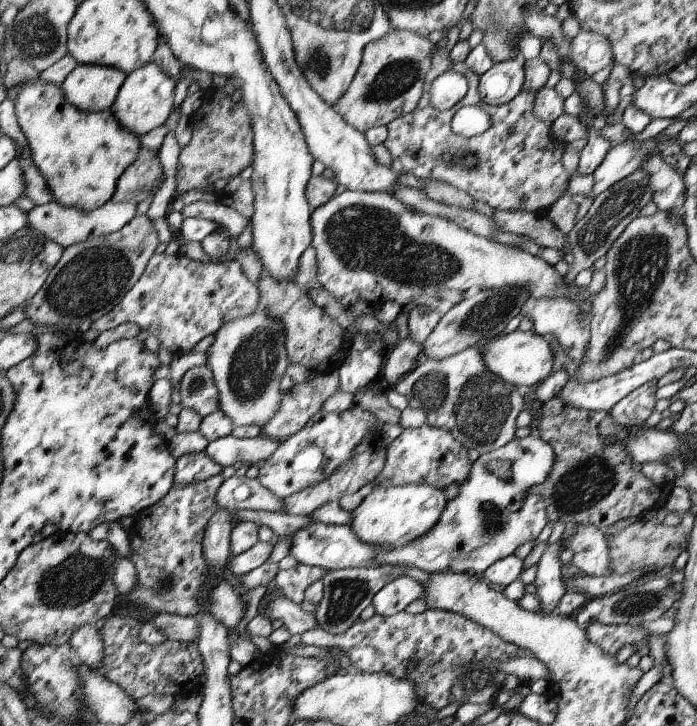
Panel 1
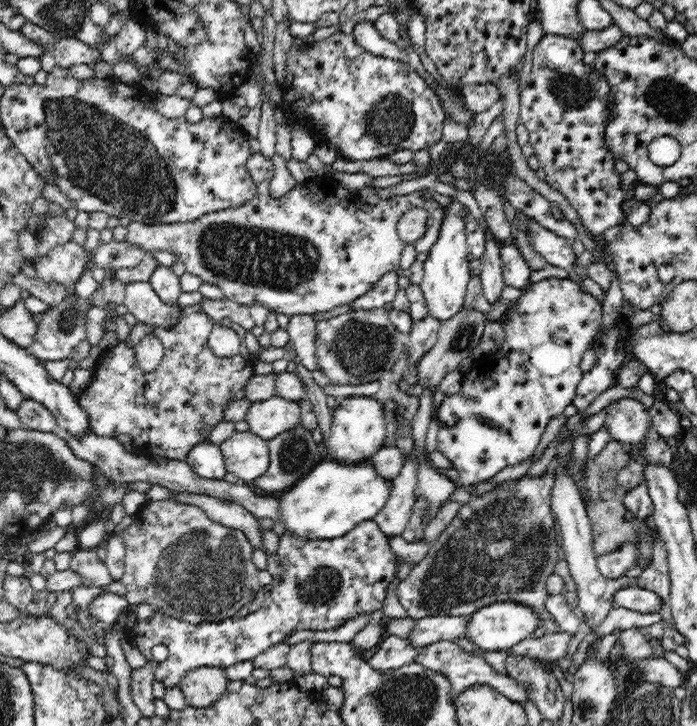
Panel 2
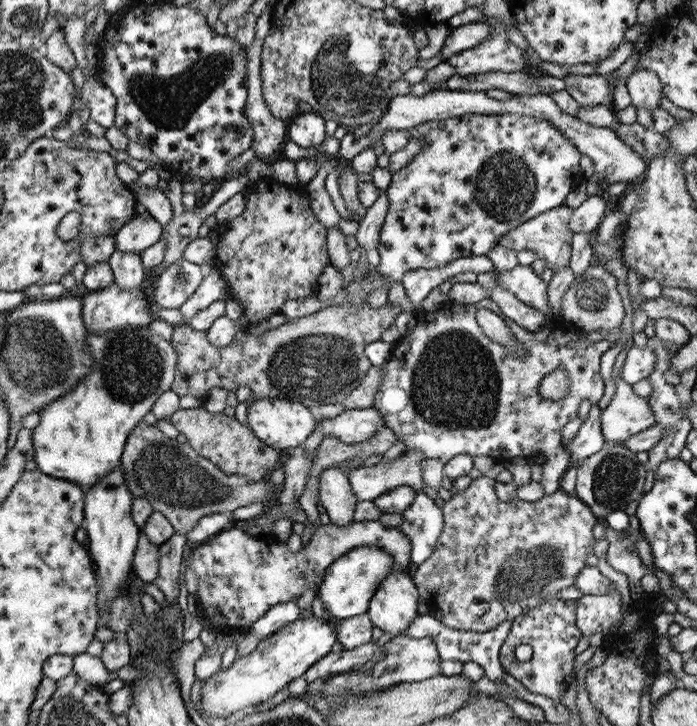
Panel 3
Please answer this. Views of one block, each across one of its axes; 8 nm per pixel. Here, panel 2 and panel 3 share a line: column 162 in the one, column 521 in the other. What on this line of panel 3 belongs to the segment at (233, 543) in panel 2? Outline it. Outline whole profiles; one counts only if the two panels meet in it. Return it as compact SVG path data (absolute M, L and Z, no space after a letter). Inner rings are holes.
M479 476L463 492L443 496L439 508L443 512L443 530L435 552L415 568L411 580L419 592L419 602L431 606L433 612L443 610L443 624L453 630L491 632L505 620L515 620L519 614L539 608L543 600L555 600L559 590L577 582L579 572L587 566L587 554L593 552L591 528L597 524L597 516L587 504L563 490L533 504L517 498L501 502L495 494L495 480Z

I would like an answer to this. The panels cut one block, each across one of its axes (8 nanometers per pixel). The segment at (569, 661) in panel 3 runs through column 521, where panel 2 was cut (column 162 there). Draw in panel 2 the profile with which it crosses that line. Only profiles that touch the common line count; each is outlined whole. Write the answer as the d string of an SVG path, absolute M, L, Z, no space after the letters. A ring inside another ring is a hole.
M364 520L336 540L308 540L286 530L278 542L278 554L284 568L284 580L272 582L262 608L252 614L190 624L152 608L154 614L148 620L136 618L136 622L124 624L122 630L126 638L148 660L154 682L162 684L166 690L180 688L182 680L192 670L228 670L234 664L254 660L270 646L284 644L284 638L292 630L324 632L354 620L358 614L370 616L374 610L382 608L388 582L396 580L396 552L374 520ZM158 644L168 648L168 658L160 664L152 660L152 648Z

